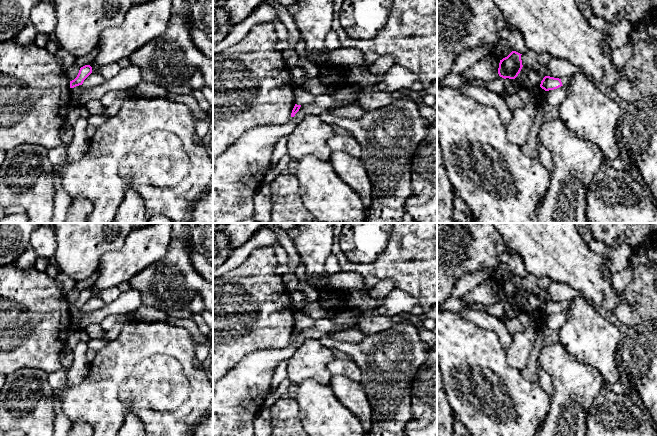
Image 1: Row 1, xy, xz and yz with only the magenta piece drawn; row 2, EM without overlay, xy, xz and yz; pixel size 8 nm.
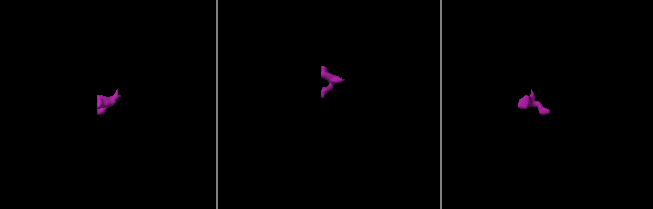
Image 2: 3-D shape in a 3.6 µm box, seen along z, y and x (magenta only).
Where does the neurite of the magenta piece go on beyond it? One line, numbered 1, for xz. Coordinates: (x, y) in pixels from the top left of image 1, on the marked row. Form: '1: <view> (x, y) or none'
1: none

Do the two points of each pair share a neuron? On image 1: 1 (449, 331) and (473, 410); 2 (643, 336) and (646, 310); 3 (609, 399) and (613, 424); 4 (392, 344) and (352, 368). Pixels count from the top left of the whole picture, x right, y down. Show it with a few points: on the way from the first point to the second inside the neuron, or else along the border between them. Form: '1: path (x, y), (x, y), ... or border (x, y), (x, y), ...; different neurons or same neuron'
1: path (462, 351), (467, 356), (469, 390); same neuron
2: border (646, 322), (629, 327); different neurons
3: path (609, 405), (613, 418); same neuron
4: border (353, 359), (361, 372), (360, 381); different neurons

